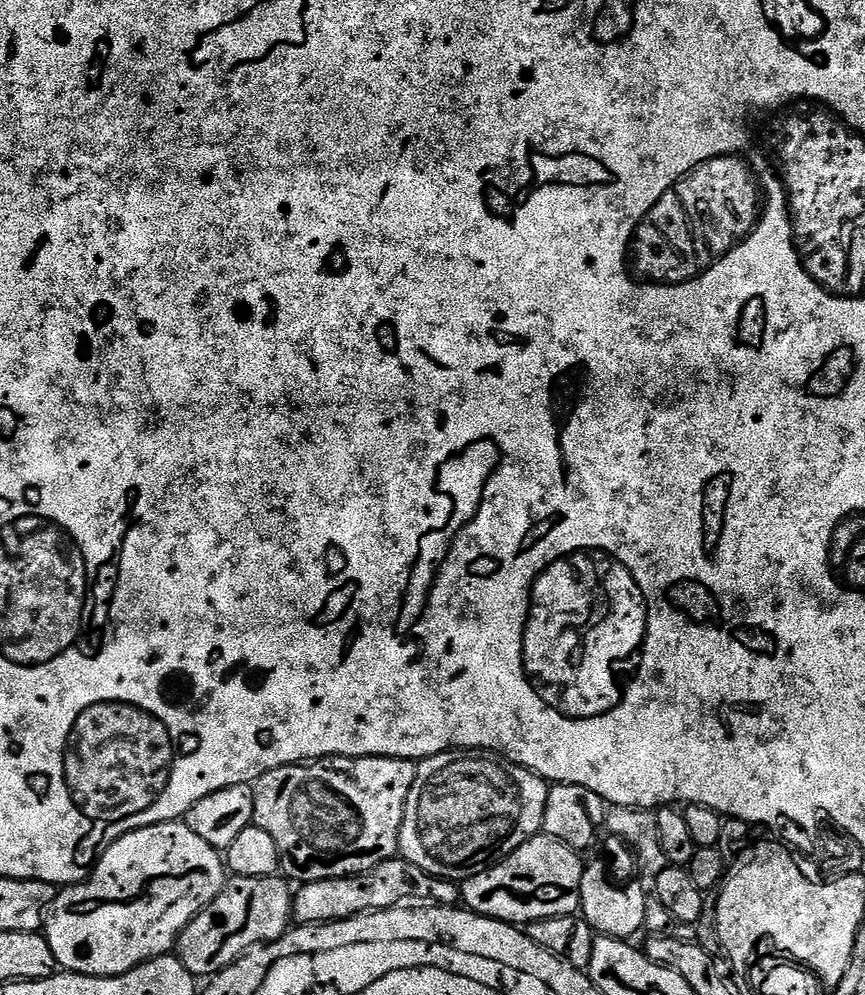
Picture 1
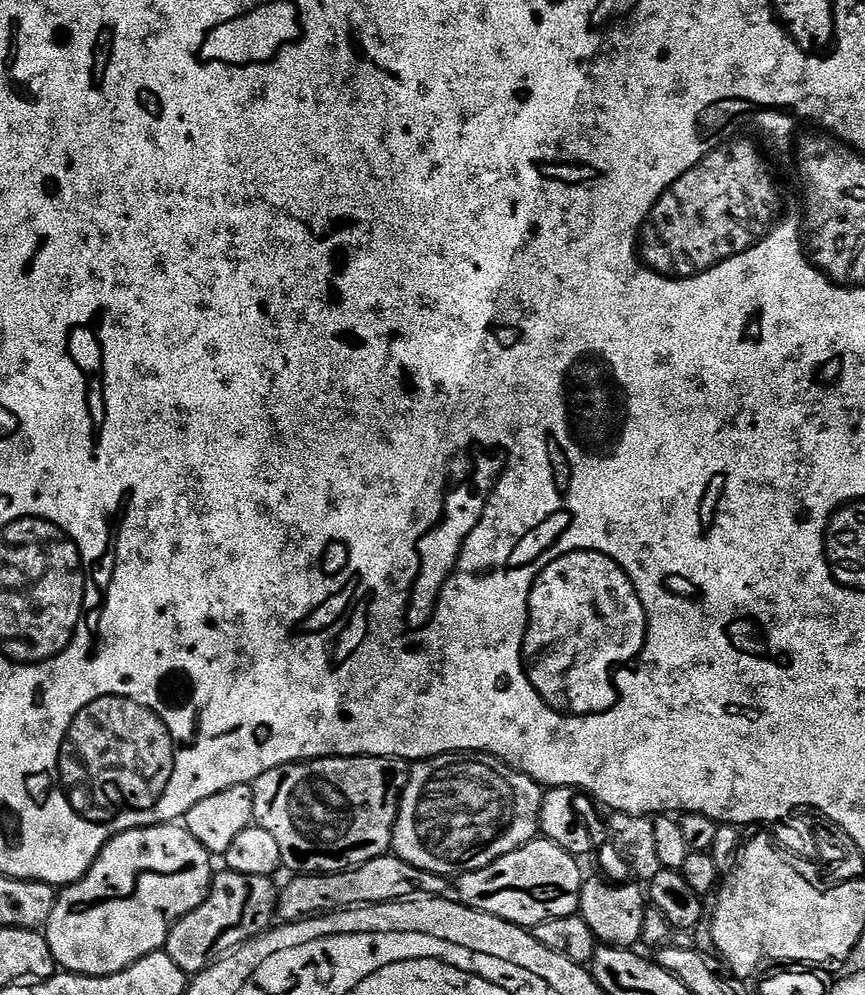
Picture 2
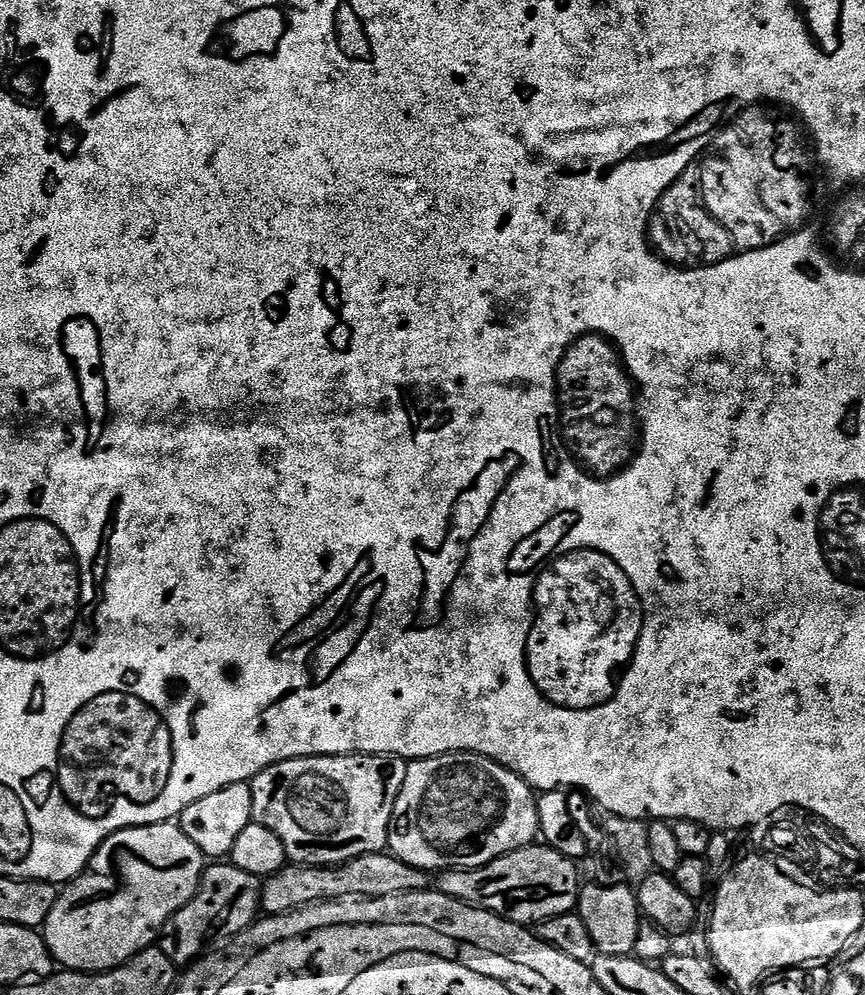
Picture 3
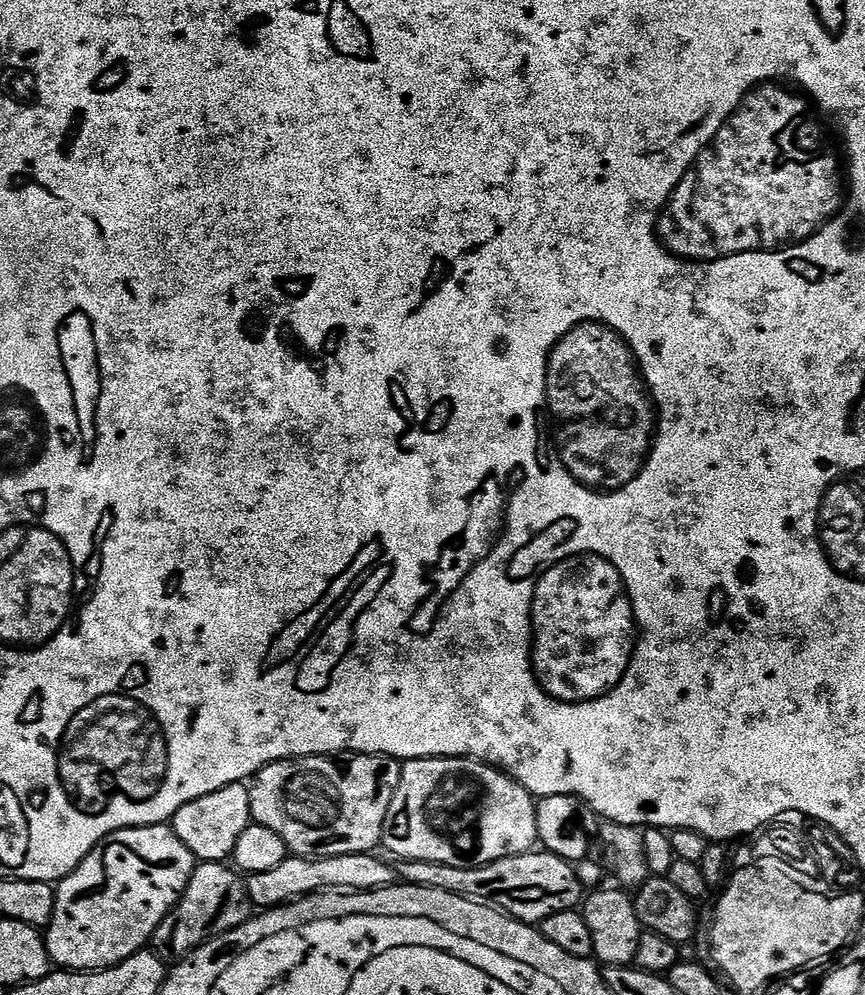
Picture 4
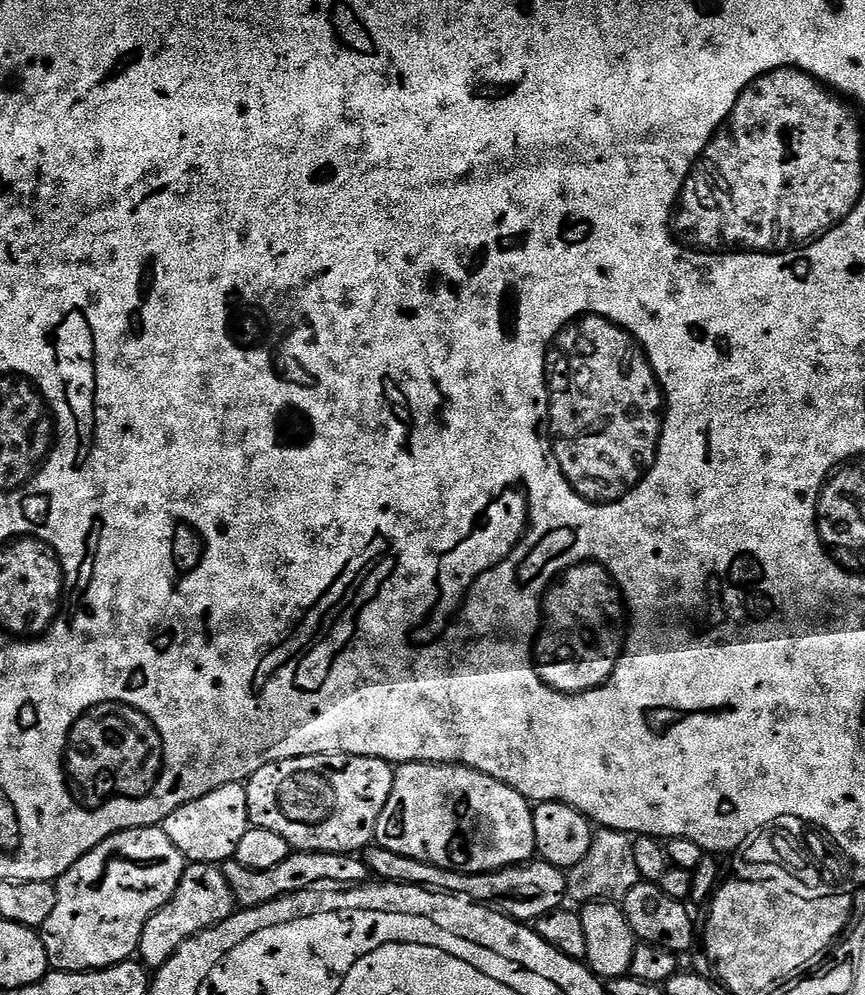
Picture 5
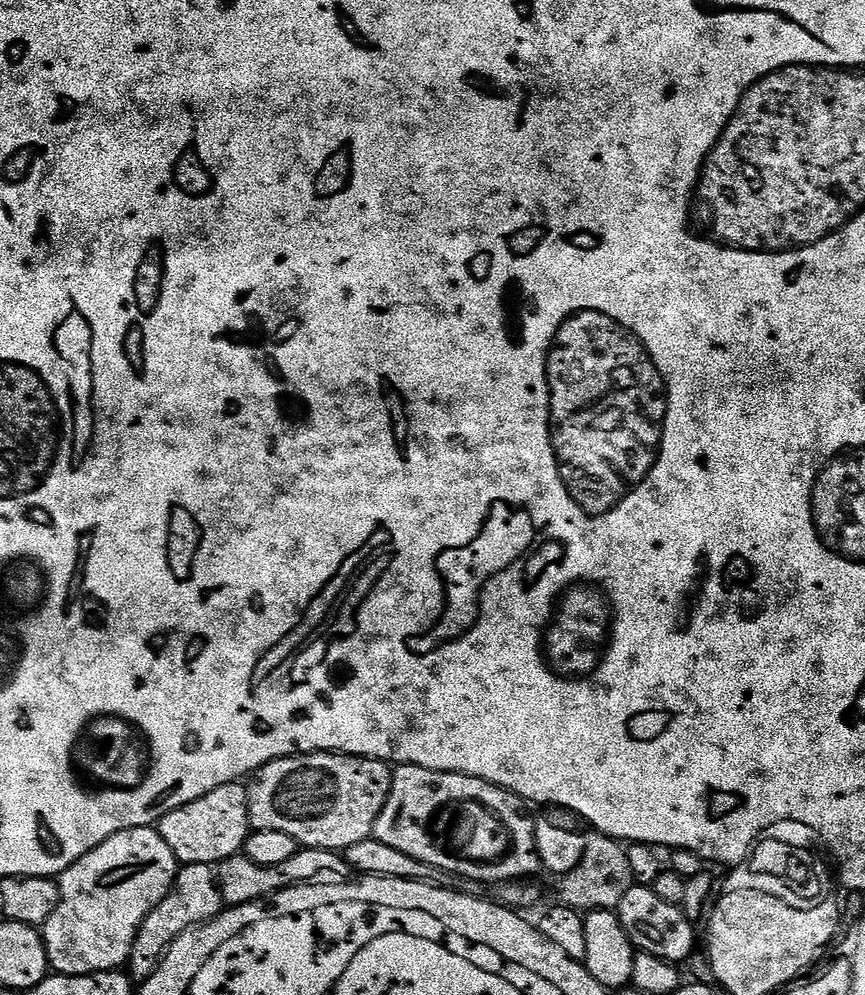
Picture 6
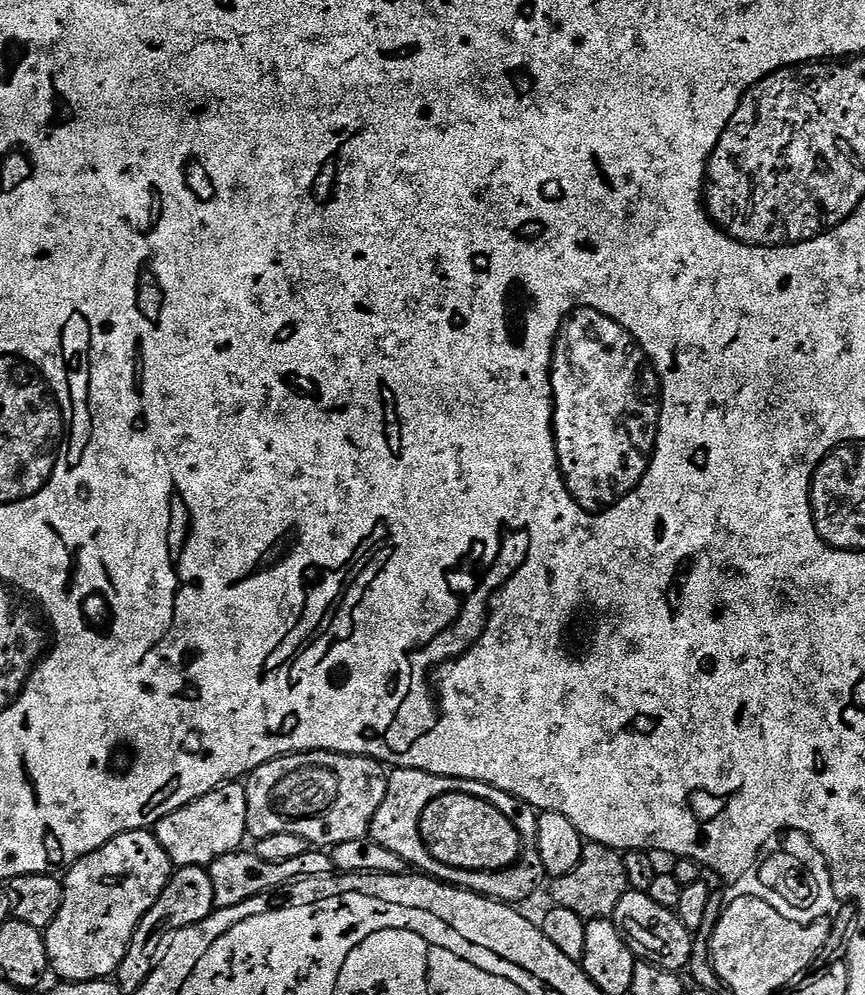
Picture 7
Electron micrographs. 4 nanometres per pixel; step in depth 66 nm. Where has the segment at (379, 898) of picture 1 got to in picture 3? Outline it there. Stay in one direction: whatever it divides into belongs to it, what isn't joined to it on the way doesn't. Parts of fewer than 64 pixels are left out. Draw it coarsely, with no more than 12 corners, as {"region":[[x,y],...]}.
{"region":[[387,851],[331,868],[285,866],[260,907],[423,892],[429,873]]}

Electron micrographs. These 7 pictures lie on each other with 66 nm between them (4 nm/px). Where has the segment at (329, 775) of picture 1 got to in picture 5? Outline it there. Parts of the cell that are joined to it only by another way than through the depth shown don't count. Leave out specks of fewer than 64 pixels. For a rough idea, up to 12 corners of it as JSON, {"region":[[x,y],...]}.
{"region":[[344,752],[270,762],[251,827],[298,852],[360,854],[395,777]]}

